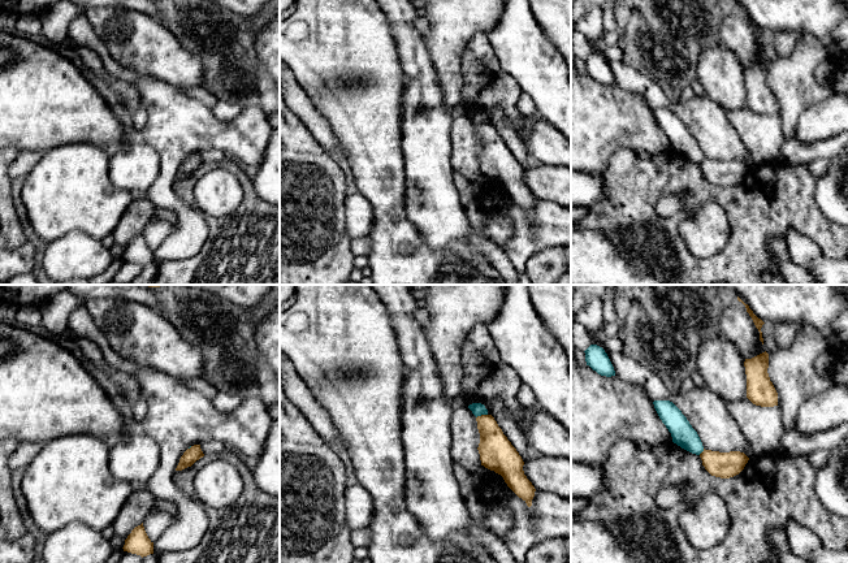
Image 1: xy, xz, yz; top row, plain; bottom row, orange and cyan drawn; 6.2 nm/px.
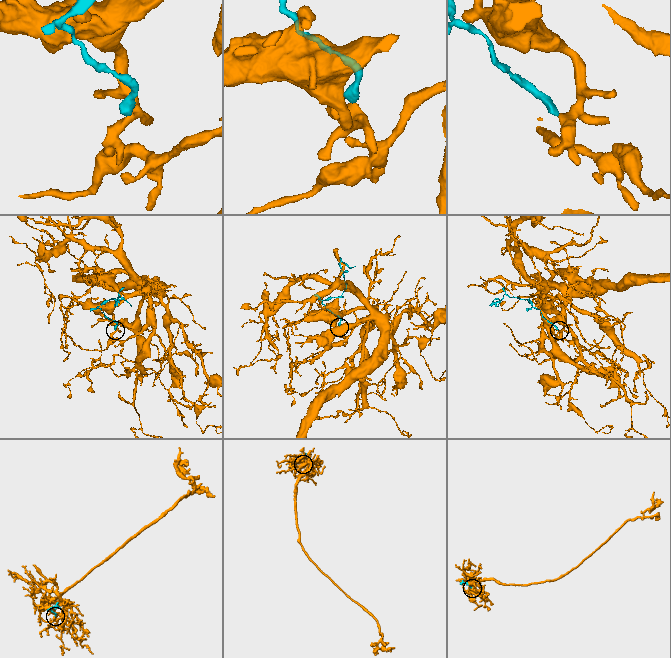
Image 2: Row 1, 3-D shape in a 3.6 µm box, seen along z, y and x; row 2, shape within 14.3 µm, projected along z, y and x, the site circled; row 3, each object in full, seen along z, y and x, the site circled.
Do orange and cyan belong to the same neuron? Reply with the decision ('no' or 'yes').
no

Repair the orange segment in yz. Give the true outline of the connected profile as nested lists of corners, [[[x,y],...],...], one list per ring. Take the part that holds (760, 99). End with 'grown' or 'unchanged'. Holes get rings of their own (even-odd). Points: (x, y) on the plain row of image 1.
[[[765,60],[744,70],[747,83],[747,107],[756,114],[778,114],[778,101],[770,90],[769,62]]]; unchanged

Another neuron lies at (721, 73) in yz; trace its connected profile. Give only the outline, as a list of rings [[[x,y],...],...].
[[[721,44],[701,52],[696,78],[711,100],[732,112],[747,107],[744,70],[737,56]]]

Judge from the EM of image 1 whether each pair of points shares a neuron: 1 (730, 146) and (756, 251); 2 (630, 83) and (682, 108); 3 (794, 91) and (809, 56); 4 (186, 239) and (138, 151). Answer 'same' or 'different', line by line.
1: different
2: same
3: same
4: different

